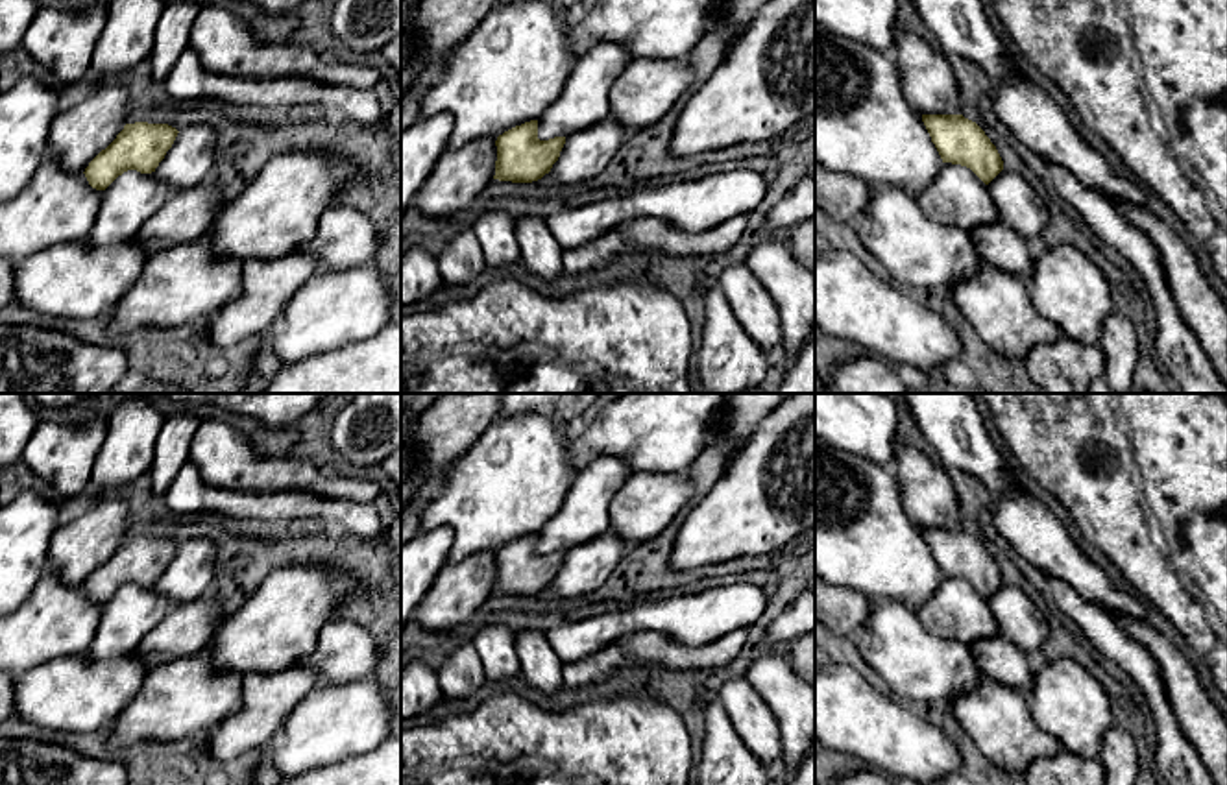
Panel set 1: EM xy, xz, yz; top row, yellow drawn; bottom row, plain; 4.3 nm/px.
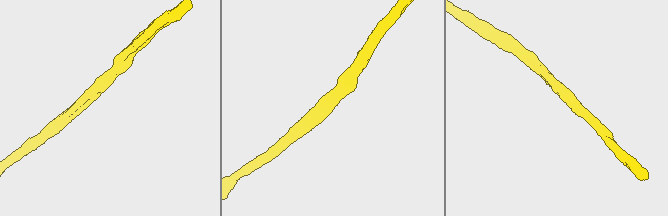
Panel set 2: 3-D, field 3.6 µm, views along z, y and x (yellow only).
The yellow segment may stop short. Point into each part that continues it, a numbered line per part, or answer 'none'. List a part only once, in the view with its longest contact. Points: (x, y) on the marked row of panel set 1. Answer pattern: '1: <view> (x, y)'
none

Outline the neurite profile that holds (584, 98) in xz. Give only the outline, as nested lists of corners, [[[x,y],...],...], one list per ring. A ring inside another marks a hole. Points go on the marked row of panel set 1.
[[[599,42],[580,55],[556,102],[538,118],[538,139],[569,137],[610,115],[610,91],[634,61],[621,42]]]

